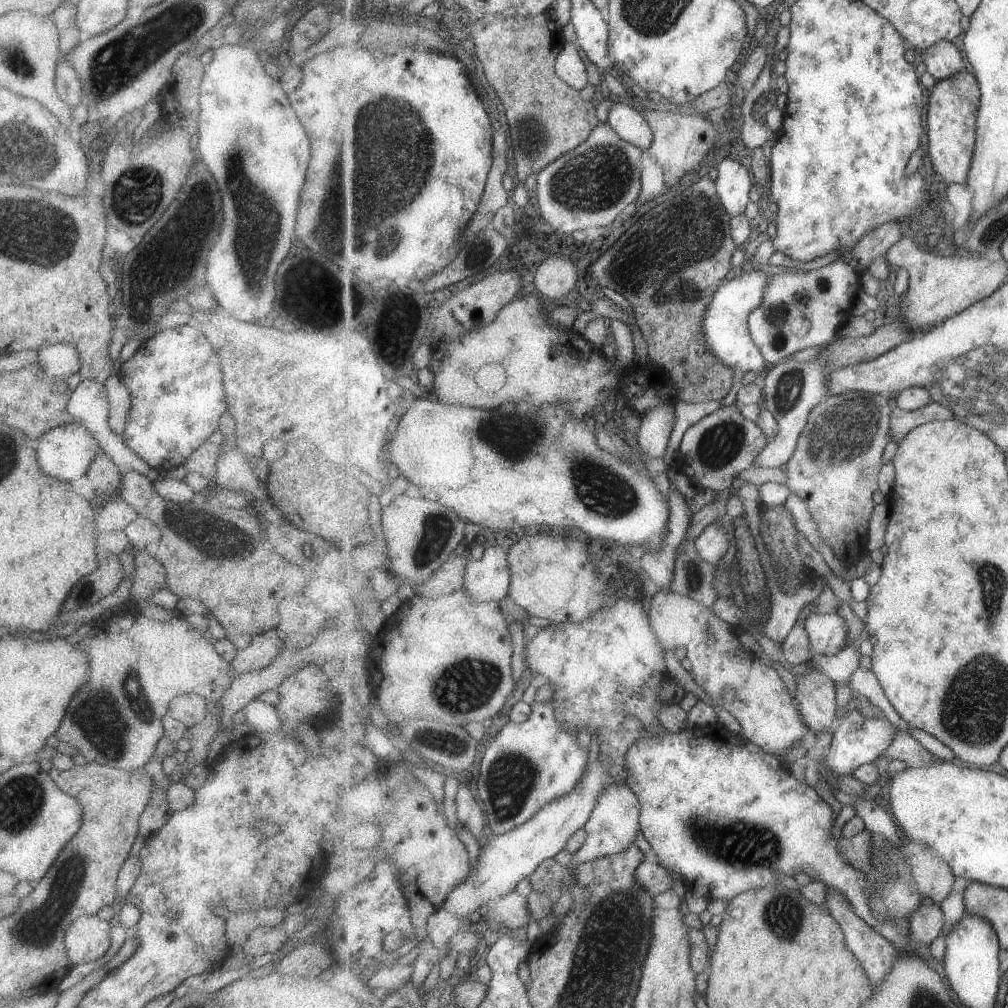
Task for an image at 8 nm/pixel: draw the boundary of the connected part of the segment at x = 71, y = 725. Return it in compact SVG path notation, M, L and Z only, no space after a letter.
M125 614L124 618L117 618L115 622L109 620L99 626L101 630L91 638L84 638L80 647L88 654L89 680L71 697L53 734L55 738L75 748L87 763L132 771L149 762L157 741L164 734L162 718L168 714L172 698L194 692L210 705L215 705L237 676L231 665L215 652L212 641L191 623L188 625L189 628L171 628L171 624L159 620Z

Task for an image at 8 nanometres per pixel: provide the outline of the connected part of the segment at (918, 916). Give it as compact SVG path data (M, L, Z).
M924 902L920 909L913 912L911 923L911 938L924 945L929 945L942 934L941 930L945 926L945 914L939 904L929 905Z

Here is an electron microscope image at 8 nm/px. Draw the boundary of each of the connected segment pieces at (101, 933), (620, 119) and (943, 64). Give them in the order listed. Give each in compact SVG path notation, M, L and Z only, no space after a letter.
M81 915L64 932L64 947L71 966L95 962L109 948L111 923L97 915Z
M618 100L610 107L608 123L619 133L622 140L629 141L647 151L654 142L654 129L644 112L636 110L633 101Z
M940 40L919 52L918 60L923 61L927 71L935 78L936 82L965 71L965 60L963 60L961 50L946 40Z

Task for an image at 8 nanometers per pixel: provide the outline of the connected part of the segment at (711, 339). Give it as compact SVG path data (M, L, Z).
M753 270L751 273L739 274L737 271L716 292L714 301L706 312L704 333L710 351L726 365L745 372L767 372L771 366L766 362L757 343L751 336L748 323L749 315L761 304L770 282L771 274L764 270Z

